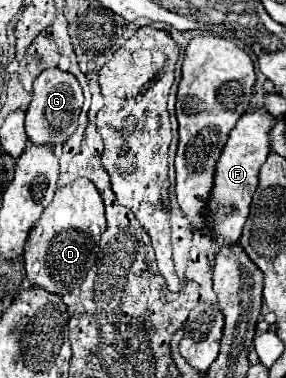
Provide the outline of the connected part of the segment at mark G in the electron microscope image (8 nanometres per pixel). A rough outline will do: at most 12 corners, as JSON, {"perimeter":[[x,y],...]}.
{"perimeter":[[48,68],[26,110],[32,144],[66,144],[78,128],[82,88]]}

